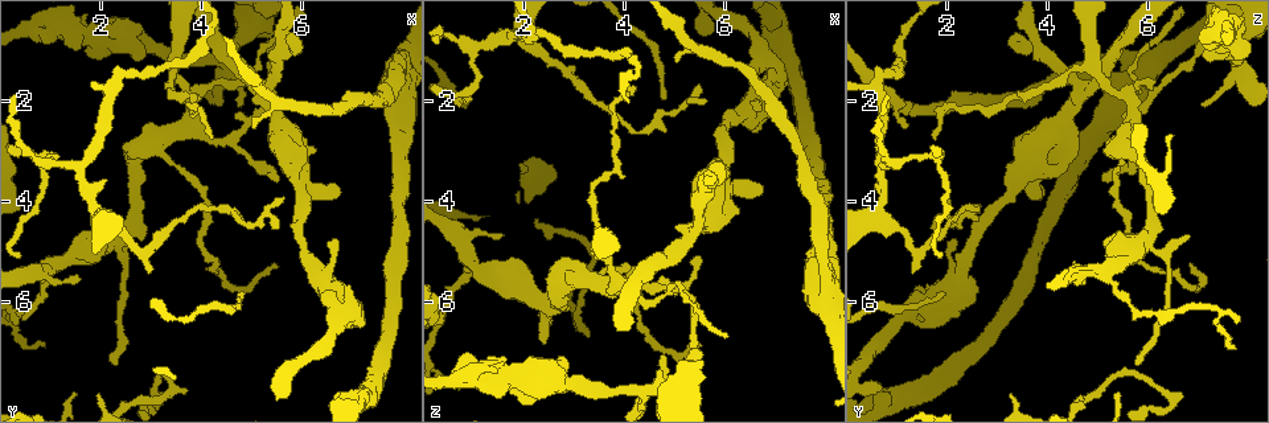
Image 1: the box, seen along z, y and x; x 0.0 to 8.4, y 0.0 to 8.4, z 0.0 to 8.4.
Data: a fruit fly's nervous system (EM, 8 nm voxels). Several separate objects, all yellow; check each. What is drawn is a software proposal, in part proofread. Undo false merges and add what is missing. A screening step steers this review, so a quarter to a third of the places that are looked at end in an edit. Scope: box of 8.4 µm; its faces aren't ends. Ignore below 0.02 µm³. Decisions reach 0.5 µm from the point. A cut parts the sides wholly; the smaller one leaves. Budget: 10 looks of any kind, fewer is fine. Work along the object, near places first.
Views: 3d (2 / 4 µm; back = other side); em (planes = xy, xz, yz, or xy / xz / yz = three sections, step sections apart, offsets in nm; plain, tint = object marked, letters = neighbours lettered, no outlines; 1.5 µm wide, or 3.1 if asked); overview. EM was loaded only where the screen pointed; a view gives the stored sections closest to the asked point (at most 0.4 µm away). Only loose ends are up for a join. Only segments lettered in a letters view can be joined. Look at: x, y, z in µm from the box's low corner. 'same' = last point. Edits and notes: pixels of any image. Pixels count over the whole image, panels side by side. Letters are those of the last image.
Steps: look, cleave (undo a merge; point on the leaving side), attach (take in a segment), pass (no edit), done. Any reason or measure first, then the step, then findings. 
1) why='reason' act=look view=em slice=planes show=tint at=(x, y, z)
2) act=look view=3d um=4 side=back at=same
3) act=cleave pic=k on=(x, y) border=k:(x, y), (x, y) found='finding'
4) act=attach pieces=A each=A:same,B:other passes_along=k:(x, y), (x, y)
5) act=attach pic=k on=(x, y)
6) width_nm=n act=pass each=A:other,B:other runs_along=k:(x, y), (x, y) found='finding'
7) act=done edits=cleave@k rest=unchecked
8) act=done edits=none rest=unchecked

why='three-way junction' act=look view=3d um=4 side=back at=(3.40, 1.30, 4.95)

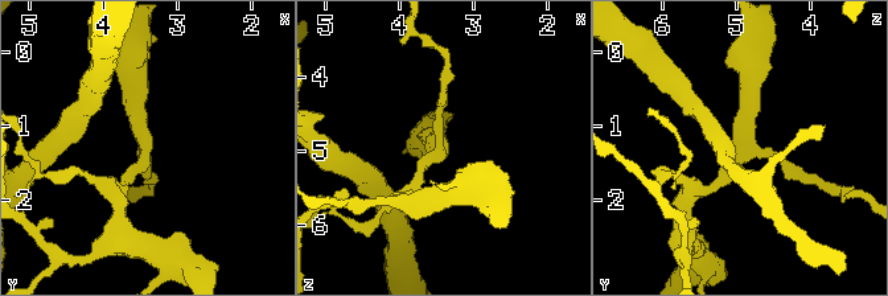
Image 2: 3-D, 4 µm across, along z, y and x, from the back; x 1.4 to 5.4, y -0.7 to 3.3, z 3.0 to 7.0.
why='shape alone is not enough' act=look view=em slice=xz step=8 show=letters at=(3.45, 1.30, 4.90)

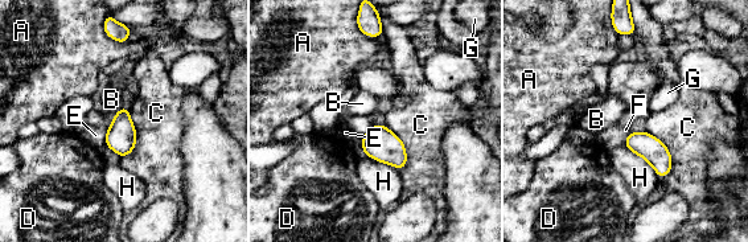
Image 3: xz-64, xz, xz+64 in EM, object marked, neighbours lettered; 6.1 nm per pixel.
act=look view=em slice=planes show=letters at=same

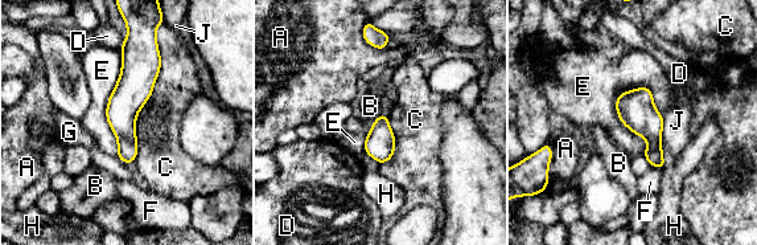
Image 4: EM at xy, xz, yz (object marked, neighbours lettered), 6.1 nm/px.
longest_contact=C:750nm act=pass each=A:other,B:other,C:other,D:other,E:other,F:other,G:other,H:other,J:other runs_along=4:(134, 47), (126, 159) found='all the same neuron'

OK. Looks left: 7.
why='thin end' act=look view=3d um=2 at=(4.80, 2.05, 7.05)

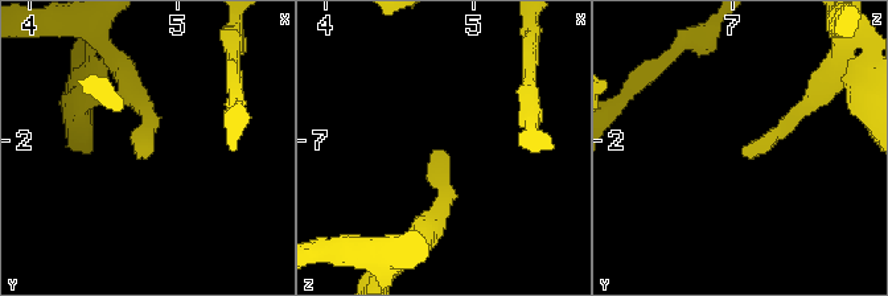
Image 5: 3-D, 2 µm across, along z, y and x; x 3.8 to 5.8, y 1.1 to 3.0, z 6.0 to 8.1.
act=look view=em slice=xz step=8 show=tint at=(4.82, 2.08, 7.06)

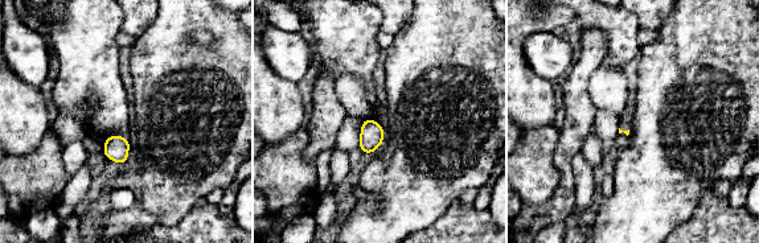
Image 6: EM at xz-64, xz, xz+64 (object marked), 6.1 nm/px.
act=look view=em slice=planes show=letters at=same

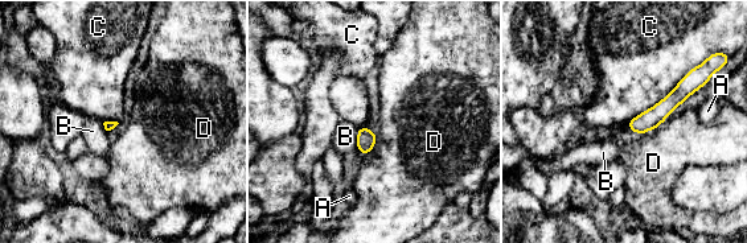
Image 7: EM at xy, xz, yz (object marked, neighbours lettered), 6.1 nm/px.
longest_contact=C:550nm act=pass each=A:other,B:other,C:other,D:other found='no lettered segment goes on from it'

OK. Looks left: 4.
why='branch stops here' act=look view=em slice=xz step=8 show=letters at=(6.60, 4.85, 2.20)

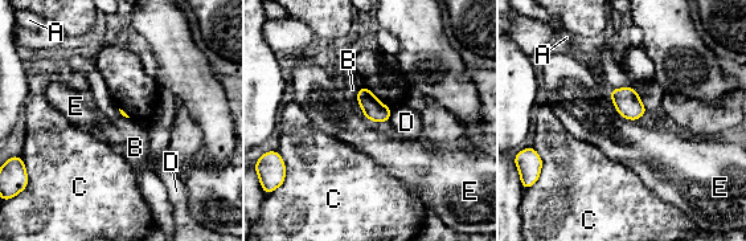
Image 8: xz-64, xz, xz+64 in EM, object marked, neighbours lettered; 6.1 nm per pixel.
why='cut it another way' act=look view=em slice=planes show=letters at=same

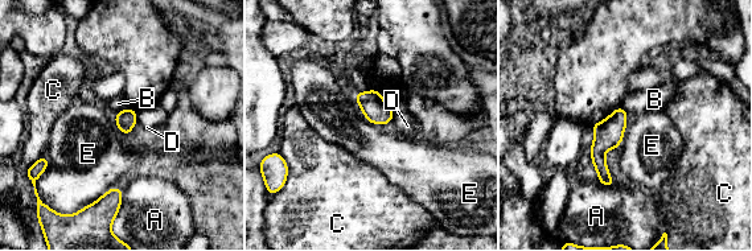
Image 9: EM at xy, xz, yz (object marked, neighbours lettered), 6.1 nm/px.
width_nm=120 act=pass each=A:other,B:other,C:other,D:other,E:other border=9:(352, 94), (364, 116), (379, 126) found='no lettered segment goes on from it'

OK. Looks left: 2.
why='abrupt turn' act=look view=em slice=xy step=4 show=letters at=(4.05, 4.90, 5.55)

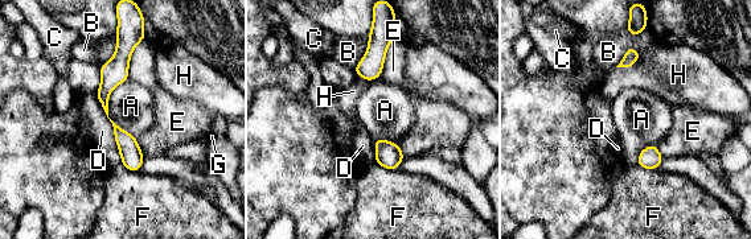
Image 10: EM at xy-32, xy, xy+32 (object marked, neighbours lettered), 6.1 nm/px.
width_nm=30 act=pass each=A:other,B:other,C:other,D:other,E:other,F:other,G:other,H:other runs_along=10:(132, 40), (105, 107), (135, 168) found='all the same neuron'

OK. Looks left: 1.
act=done edits=none rest=unchecked

